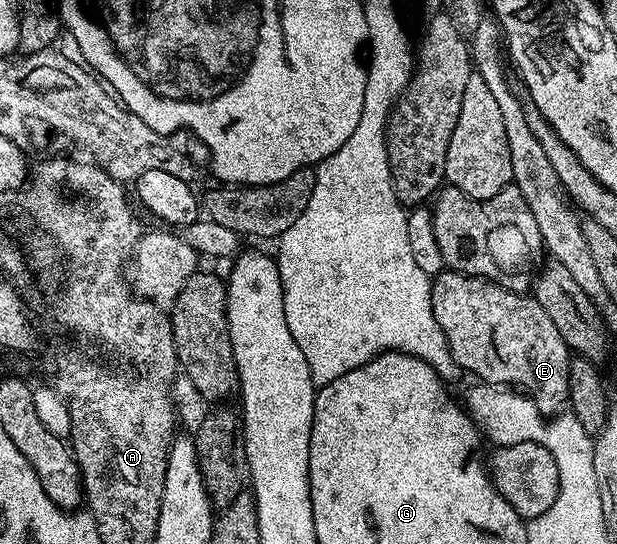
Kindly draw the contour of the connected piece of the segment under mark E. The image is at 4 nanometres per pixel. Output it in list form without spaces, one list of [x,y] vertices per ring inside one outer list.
[[[442,271],[432,278],[433,290],[431,291],[431,303],[433,304],[433,314],[435,315],[435,323],[439,323],[439,327],[445,341],[449,344],[449,354],[455,359],[455,363],[462,371],[474,373],[478,382],[486,385],[499,385],[507,389],[512,389],[514,394],[524,395],[541,410],[545,415],[556,415],[566,408],[569,396],[569,362],[571,360],[571,350],[565,344],[563,335],[559,335],[559,331],[555,328],[555,323],[551,323],[551,319],[547,315],[547,311],[543,311],[543,307],[539,307],[539,303],[533,300],[532,296],[524,293],[512,293],[499,285],[494,285],[481,277],[469,277],[466,273],[455,273],[452,271]]]

